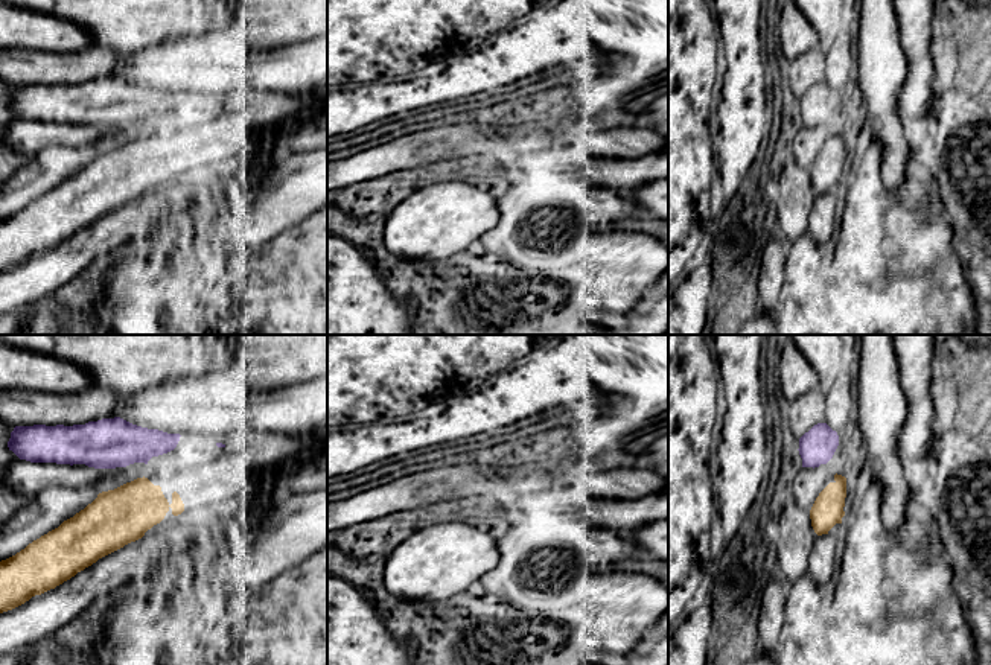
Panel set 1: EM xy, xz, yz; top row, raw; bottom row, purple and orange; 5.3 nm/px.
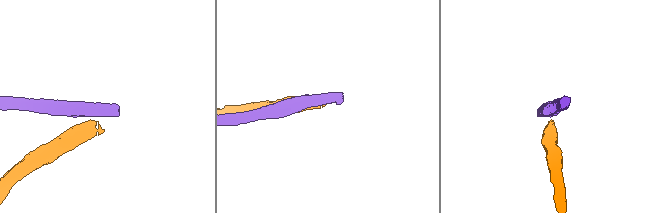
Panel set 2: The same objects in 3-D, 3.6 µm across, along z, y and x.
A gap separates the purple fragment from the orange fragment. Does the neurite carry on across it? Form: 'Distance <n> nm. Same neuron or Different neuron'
Distance 70 nm. Different neuron

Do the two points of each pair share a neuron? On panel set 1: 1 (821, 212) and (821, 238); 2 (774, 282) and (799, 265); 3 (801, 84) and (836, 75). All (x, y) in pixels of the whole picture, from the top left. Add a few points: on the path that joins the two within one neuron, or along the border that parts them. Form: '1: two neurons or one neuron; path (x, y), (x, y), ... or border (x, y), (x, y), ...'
1: one neuron; path (825, 218), (825, 232)
2: two neurons; border (787, 253), (780, 305)
3: two neurons; border (824, 54), (825, 81)

